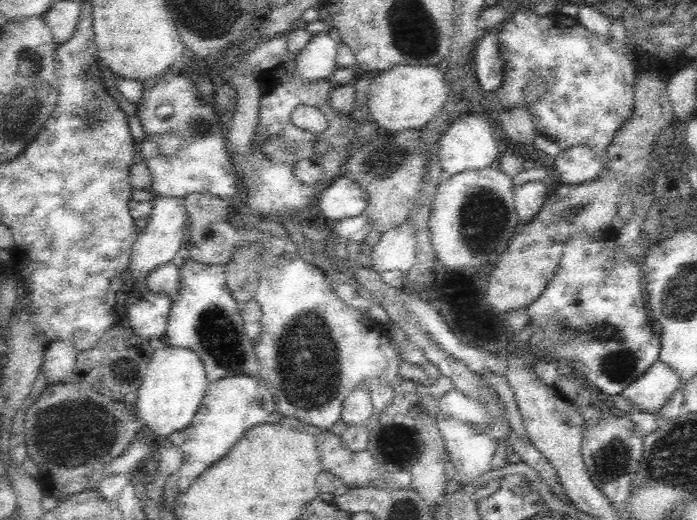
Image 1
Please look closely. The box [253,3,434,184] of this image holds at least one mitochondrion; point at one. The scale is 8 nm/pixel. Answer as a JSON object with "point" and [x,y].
{"point":[375,164]}

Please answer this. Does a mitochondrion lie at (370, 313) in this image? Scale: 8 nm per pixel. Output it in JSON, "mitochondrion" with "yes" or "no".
{"mitochondrion":"no"}

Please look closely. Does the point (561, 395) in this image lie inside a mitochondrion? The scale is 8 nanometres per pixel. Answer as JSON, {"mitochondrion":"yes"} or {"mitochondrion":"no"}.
{"mitochondrion":"no"}

